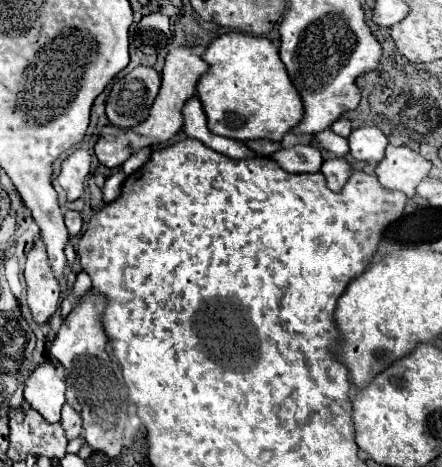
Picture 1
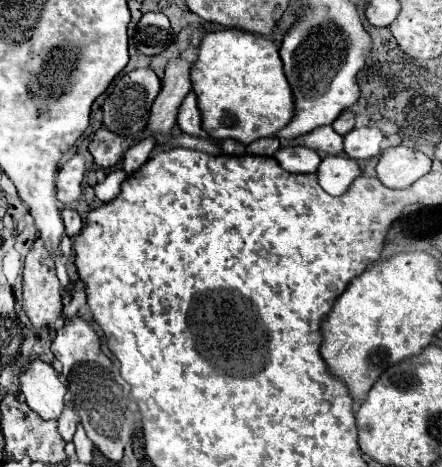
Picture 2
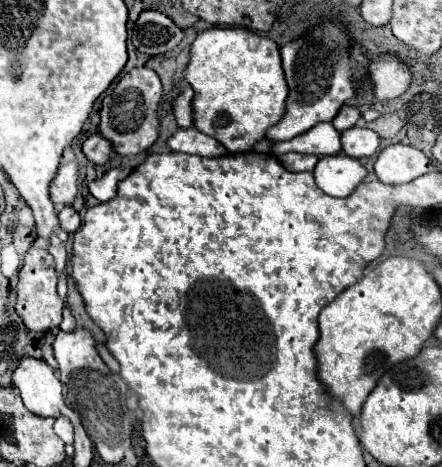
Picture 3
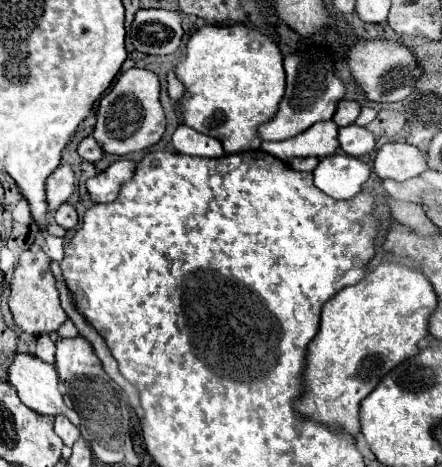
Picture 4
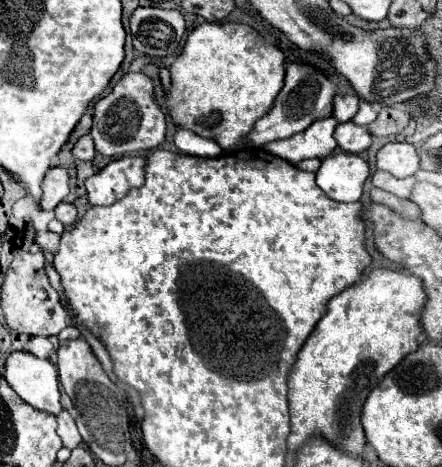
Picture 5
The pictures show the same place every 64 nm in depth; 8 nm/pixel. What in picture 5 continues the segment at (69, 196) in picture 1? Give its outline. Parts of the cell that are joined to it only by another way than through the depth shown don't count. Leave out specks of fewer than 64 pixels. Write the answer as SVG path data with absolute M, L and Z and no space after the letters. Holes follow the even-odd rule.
M50 168L42 180L42 198L40 208L42 210L54 210L68 194L68 172L64 168Z

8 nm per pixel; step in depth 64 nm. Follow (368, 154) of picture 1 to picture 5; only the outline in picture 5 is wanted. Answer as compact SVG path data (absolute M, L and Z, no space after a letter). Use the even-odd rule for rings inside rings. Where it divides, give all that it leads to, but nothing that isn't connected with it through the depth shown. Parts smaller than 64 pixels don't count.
M340 122L334 130L334 140L344 152L360 154L372 144L372 136L364 126L358 126L354 122Z

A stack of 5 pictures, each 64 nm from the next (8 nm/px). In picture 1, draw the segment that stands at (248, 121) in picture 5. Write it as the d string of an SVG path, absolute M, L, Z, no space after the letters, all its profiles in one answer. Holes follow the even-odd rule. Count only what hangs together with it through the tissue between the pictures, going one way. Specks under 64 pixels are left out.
M228 32L228 34L212 38L206 52L202 54L202 60L208 64L208 70L198 78L196 96L202 102L204 114L208 118L208 128L212 134L228 136L228 138L236 138L244 142L258 140L258 138L280 142L282 136L300 122L300 116L304 112L300 104L300 96L286 74L286 68L278 56L278 48L268 38Z

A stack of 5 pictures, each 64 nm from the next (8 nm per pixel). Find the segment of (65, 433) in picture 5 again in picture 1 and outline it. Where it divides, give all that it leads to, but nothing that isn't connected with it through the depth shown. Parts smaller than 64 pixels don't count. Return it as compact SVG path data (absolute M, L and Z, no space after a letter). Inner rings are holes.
M64 404L60 424L62 424L68 440L74 440L74 438L78 438L82 434L82 418L70 404Z

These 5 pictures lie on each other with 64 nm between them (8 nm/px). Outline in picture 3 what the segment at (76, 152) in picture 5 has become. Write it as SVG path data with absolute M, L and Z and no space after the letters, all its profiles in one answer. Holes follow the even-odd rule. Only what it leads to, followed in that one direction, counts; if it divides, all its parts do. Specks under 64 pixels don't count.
M92 134L84 144L82 144L82 152L84 156L92 162L92 164L106 164L110 154L112 154L112 146L100 136L100 134Z

